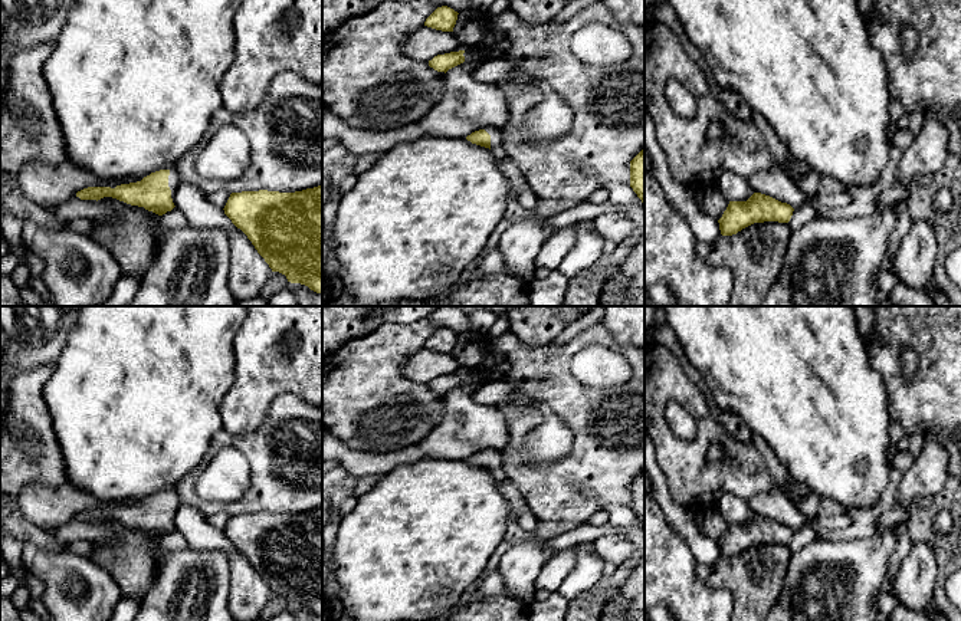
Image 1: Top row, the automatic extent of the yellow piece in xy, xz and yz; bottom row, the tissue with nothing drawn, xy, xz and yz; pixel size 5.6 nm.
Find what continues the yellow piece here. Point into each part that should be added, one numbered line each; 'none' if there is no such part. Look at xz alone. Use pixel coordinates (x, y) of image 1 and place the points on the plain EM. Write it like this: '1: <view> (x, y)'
1: xz (497, 469)

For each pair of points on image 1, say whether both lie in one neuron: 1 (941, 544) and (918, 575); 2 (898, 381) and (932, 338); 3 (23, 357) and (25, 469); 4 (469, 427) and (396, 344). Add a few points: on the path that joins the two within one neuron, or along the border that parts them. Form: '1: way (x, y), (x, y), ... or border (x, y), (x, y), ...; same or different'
1: border (915, 542), (927, 542), (932, 549), (934, 588); different
2: way (914, 384), (932, 365), (932, 354); same
3: border (52, 362), (17, 374); different
4: border (446, 396), (446, 411), (442, 421), (432, 431); different

